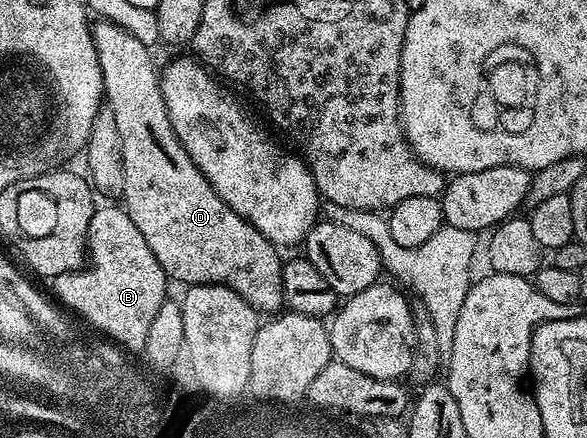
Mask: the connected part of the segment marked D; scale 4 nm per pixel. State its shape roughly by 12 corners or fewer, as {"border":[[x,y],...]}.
{"border":[[101,18],[122,207],[169,281],[285,307],[281,253],[170,126],[150,48]]}

